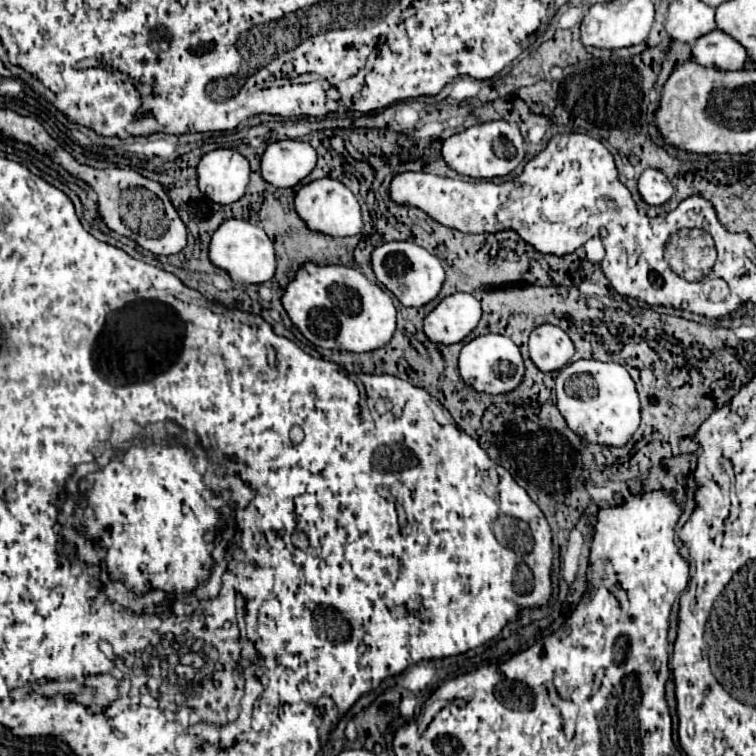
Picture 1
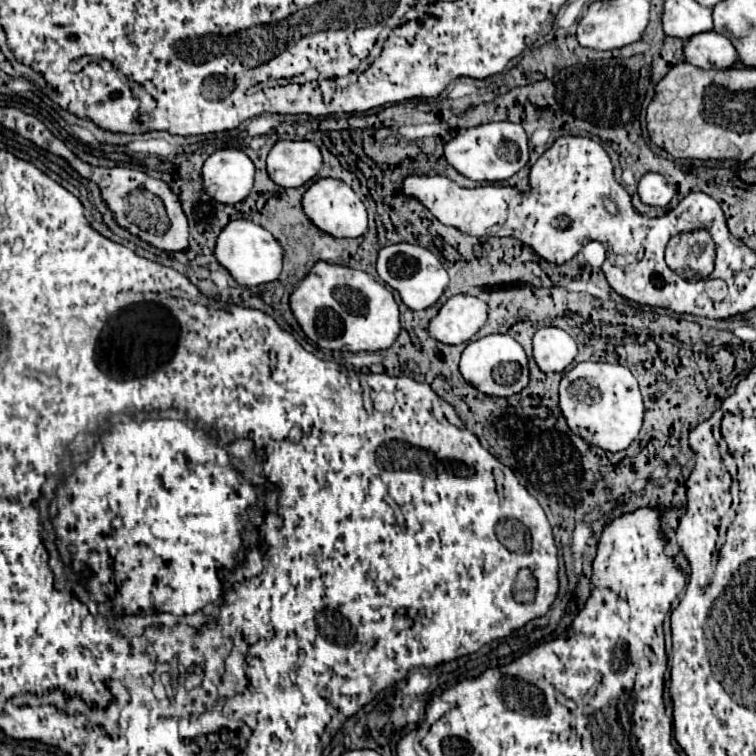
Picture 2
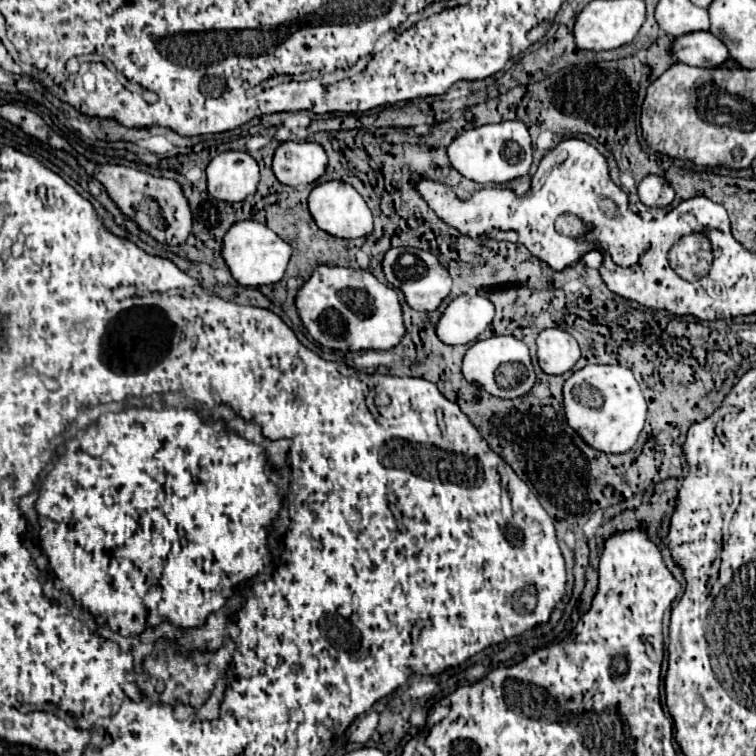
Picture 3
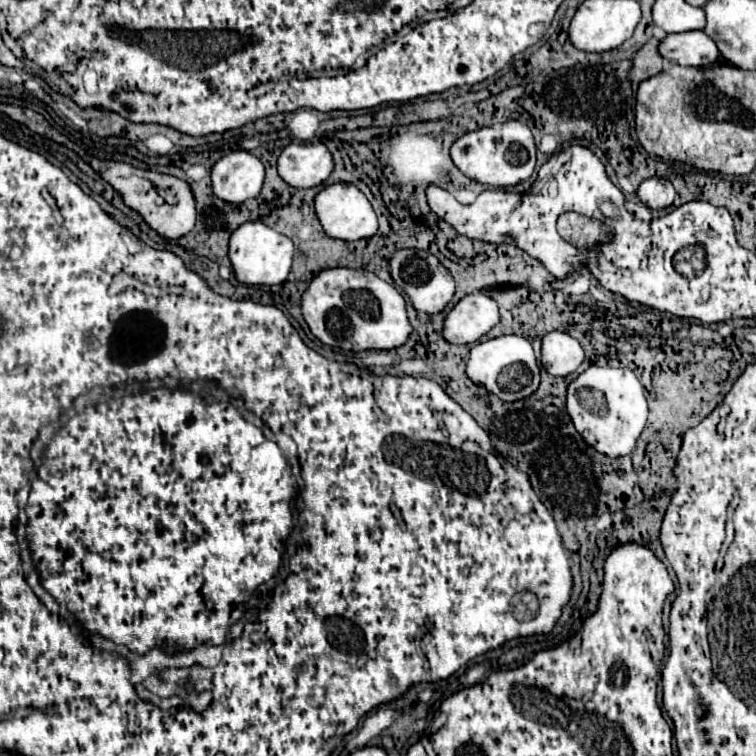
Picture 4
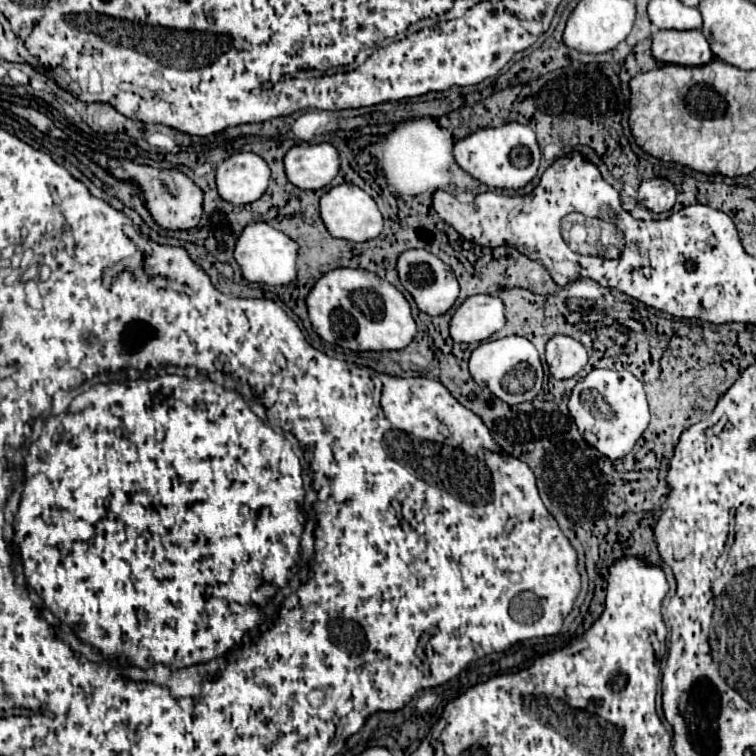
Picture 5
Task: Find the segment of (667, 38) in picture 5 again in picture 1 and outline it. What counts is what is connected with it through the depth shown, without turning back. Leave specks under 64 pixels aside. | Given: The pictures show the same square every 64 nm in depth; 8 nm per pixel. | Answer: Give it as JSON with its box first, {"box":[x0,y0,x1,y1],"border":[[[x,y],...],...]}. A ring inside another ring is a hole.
{"box":[692,30,748,70],"border":[[[722,30],[698,38],[692,46],[692,56],[702,66],[718,70],[744,70],[744,64],[748,62],[746,48]]]}

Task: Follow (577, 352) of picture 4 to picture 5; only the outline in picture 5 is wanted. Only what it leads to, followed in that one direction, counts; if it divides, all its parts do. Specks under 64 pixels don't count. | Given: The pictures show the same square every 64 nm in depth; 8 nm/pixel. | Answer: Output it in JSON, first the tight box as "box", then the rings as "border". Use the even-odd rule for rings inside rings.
{"box":[546,334,588,378],"border":[[[556,334],[546,344],[546,362],[554,378],[572,378],[588,362],[584,346],[564,334]]]}

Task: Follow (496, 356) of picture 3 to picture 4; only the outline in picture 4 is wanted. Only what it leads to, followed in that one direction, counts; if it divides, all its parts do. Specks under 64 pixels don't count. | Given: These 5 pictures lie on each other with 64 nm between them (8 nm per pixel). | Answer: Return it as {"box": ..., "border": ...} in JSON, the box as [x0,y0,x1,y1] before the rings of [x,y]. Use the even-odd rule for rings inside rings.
{"box":[466,336,540,402],"border":[[[500,336],[486,342],[478,342],[470,348],[470,356],[466,362],[466,376],[478,384],[484,386],[488,392],[496,394],[504,402],[524,400],[528,398],[540,384],[540,368],[536,364],[534,350],[530,342],[522,336]]]}

